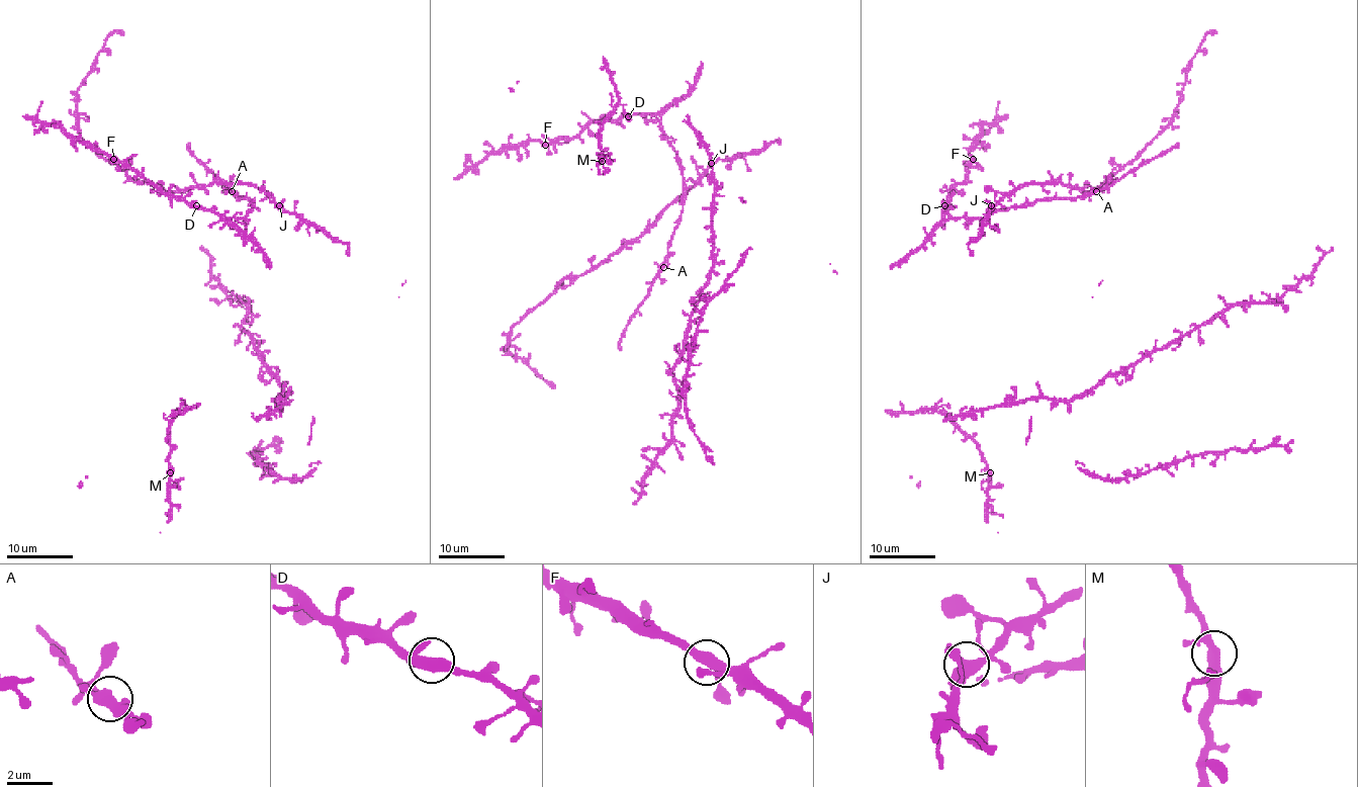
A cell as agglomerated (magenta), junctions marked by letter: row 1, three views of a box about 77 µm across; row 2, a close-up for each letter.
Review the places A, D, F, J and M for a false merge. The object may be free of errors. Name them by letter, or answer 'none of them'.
none of them

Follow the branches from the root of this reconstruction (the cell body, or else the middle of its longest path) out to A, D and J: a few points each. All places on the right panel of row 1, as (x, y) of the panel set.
A: (980, 234), (988, 212), (1004, 195), (1009, 199), (1009, 207), (1029, 205), (1043, 199), (1074, 199), (1095, 191)
D: (980, 234), (988, 212), (1006, 195), (1008, 209), (983, 217), (949, 217), (943, 214), (944, 205)
J: (980, 234), (991, 205)

